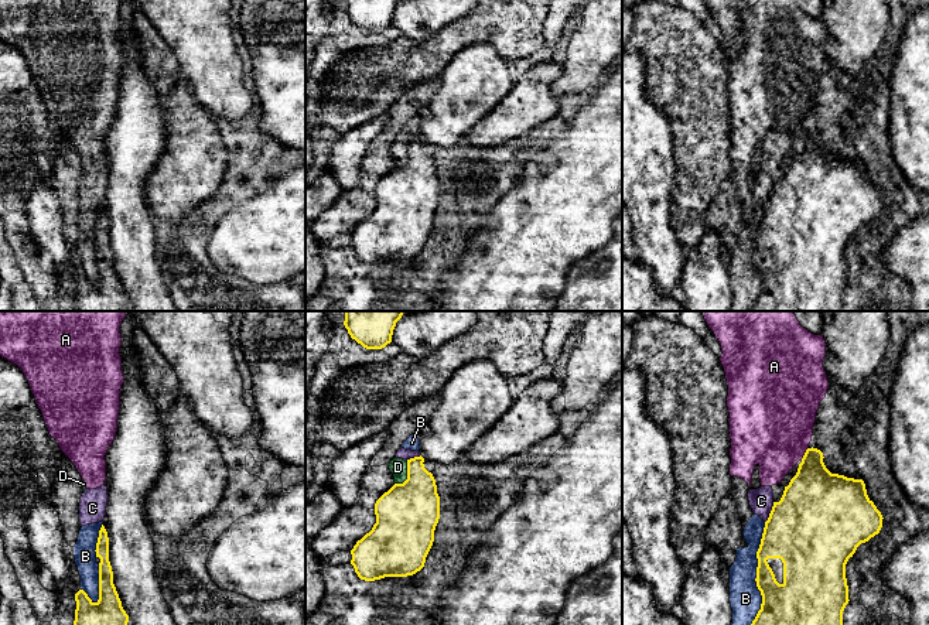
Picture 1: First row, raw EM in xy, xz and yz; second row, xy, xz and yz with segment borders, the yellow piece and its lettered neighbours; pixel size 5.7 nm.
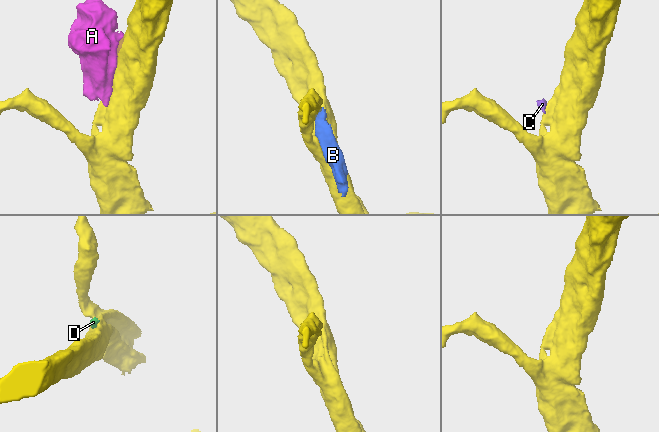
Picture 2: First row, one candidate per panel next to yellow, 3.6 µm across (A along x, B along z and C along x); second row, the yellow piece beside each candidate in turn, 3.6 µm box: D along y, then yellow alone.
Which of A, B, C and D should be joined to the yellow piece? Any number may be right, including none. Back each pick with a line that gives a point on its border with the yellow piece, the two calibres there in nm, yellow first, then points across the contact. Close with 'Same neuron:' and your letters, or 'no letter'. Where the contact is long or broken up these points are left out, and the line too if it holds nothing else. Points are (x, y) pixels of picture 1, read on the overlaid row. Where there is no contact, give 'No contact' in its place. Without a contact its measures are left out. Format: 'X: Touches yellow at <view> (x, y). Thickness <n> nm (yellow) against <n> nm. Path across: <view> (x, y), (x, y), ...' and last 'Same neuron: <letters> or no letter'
Same neuron: no letter

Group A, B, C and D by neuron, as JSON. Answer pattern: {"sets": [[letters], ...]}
{"sets": [["A", "B", "C", "D"]]}

